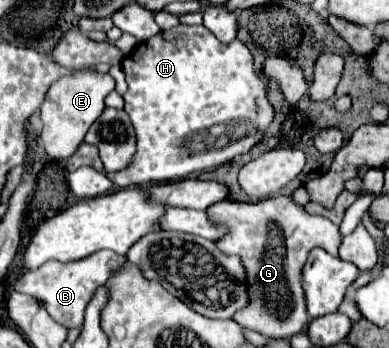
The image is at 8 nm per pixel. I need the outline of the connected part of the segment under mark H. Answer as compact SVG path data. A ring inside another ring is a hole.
M176 25L174 29L160 31L156 37L142 41L124 57L122 71L128 83L128 91L124 93L124 111L130 115L136 131L136 153L128 169L106 173L118 189L176 181L190 173L220 167L236 155L248 153L252 145L262 139L274 117L274 109L266 99L268 81L262 73L256 73L250 49L238 39L228 45L220 45L220 41L204 25Z

